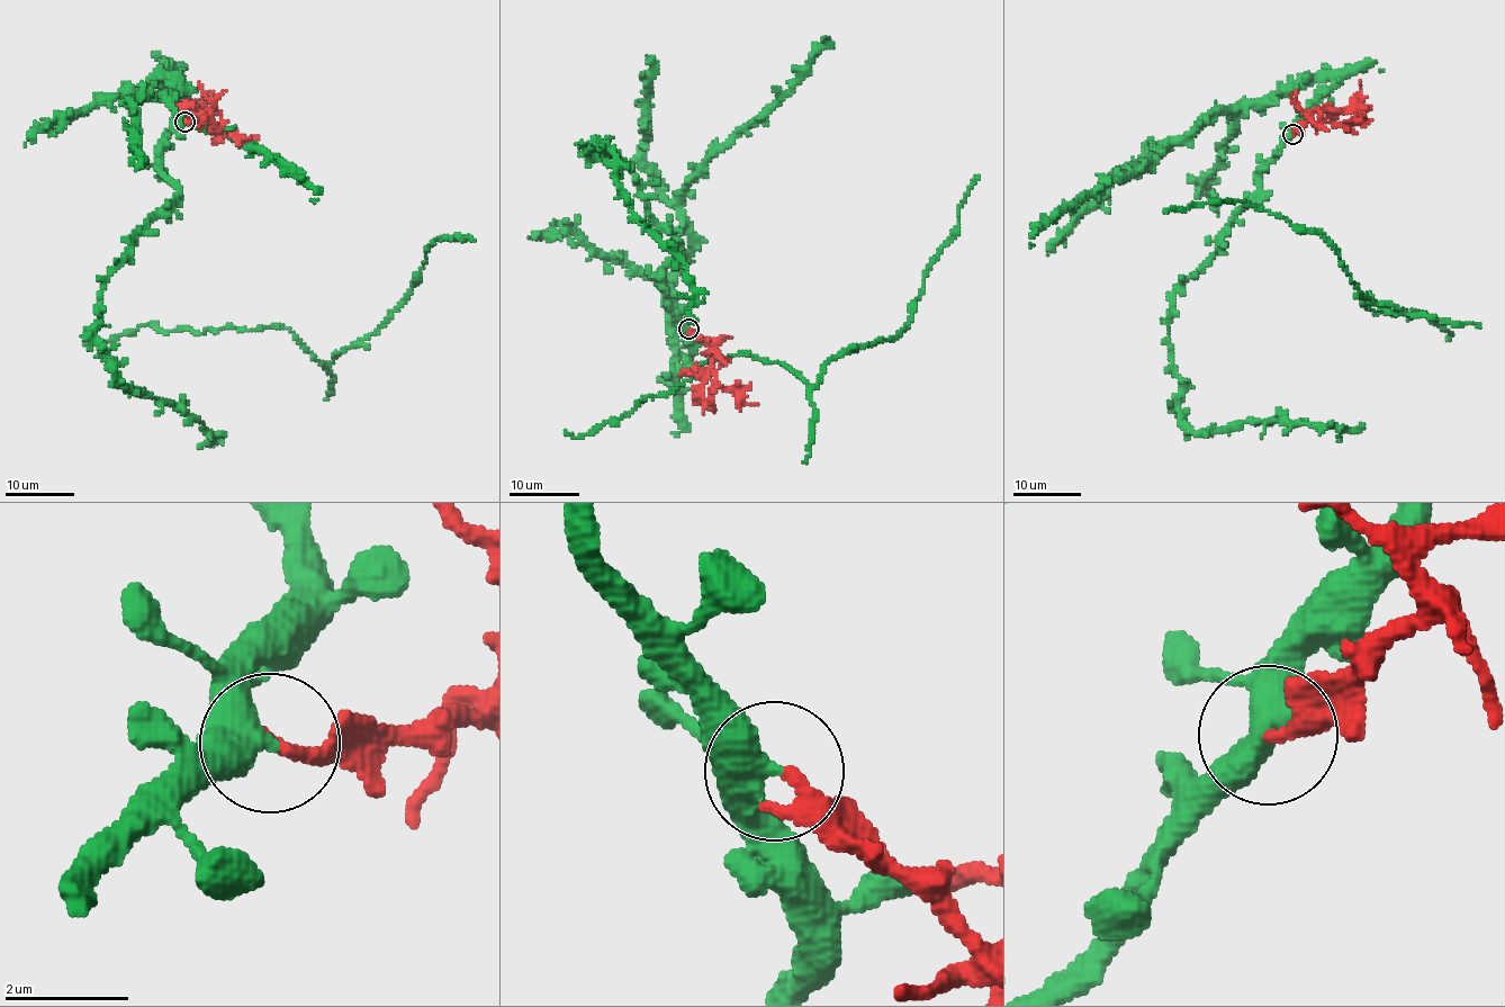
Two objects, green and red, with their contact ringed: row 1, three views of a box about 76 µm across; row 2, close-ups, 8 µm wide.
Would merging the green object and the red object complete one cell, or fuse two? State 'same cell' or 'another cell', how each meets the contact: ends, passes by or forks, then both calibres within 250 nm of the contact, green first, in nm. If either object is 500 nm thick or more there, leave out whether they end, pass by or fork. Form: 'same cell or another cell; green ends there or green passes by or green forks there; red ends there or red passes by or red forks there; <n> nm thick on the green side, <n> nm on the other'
another cell; green passes by; red passes by; 440 nm thick on the green side, 180 nm on the other

